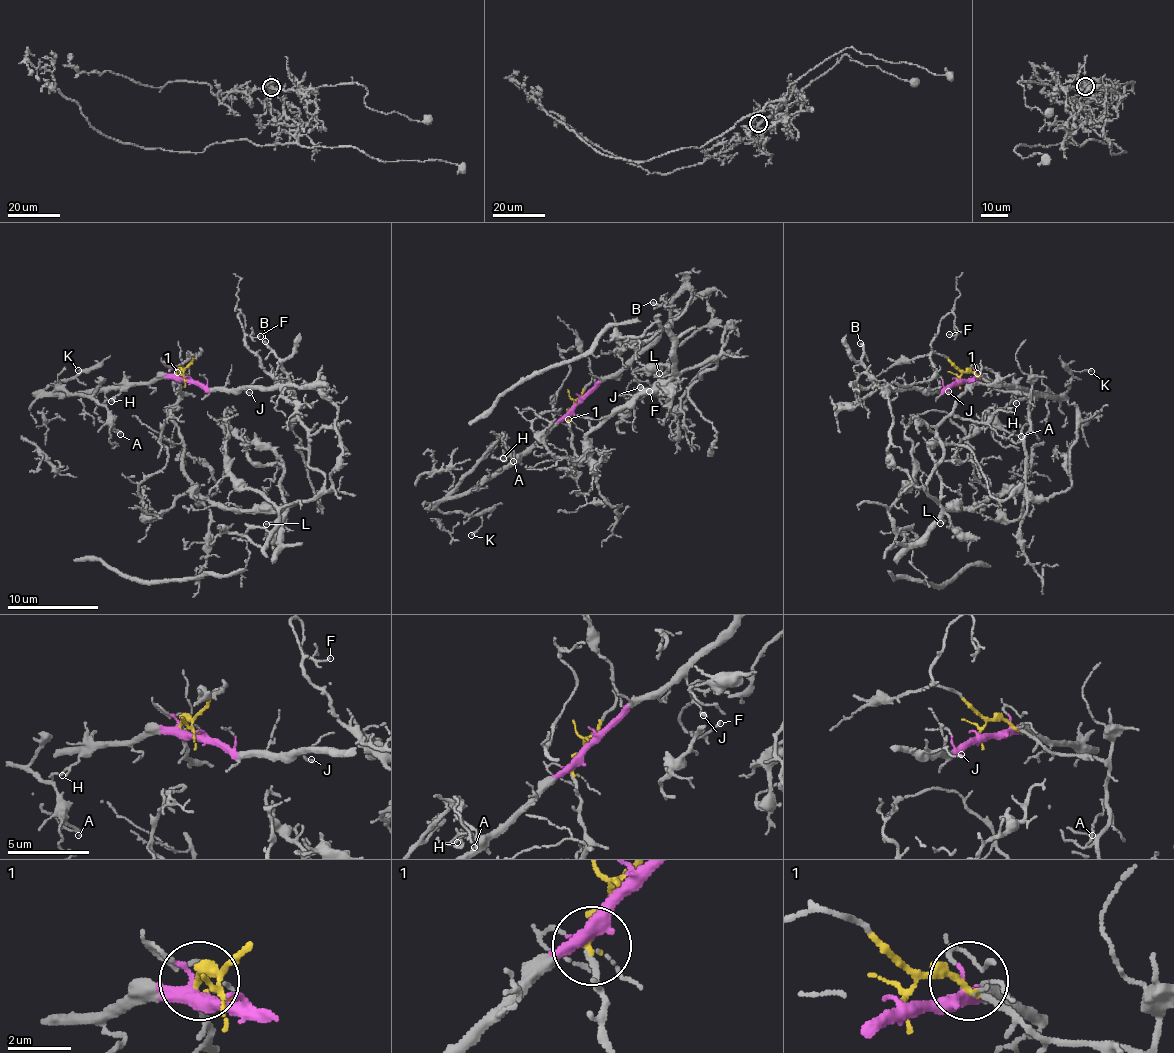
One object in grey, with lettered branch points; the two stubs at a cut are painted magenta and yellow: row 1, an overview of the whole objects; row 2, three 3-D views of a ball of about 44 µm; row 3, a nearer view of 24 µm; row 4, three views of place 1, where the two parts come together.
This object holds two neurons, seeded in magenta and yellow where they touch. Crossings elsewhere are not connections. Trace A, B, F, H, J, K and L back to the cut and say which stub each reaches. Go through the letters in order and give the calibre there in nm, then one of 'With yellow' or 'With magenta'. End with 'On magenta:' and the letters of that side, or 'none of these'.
A: Thickness 110 nm. With magenta
B: Thickness 190 nm. With magenta
F: Thickness 80 nm. With yellow
H: Thickness 140 nm. With magenta
J: Thickness 150 nm. With magenta
K: Thickness 110 nm. With magenta
L: Thickness 100 nm. With yellow
On magenta: A, B, H, J, K

